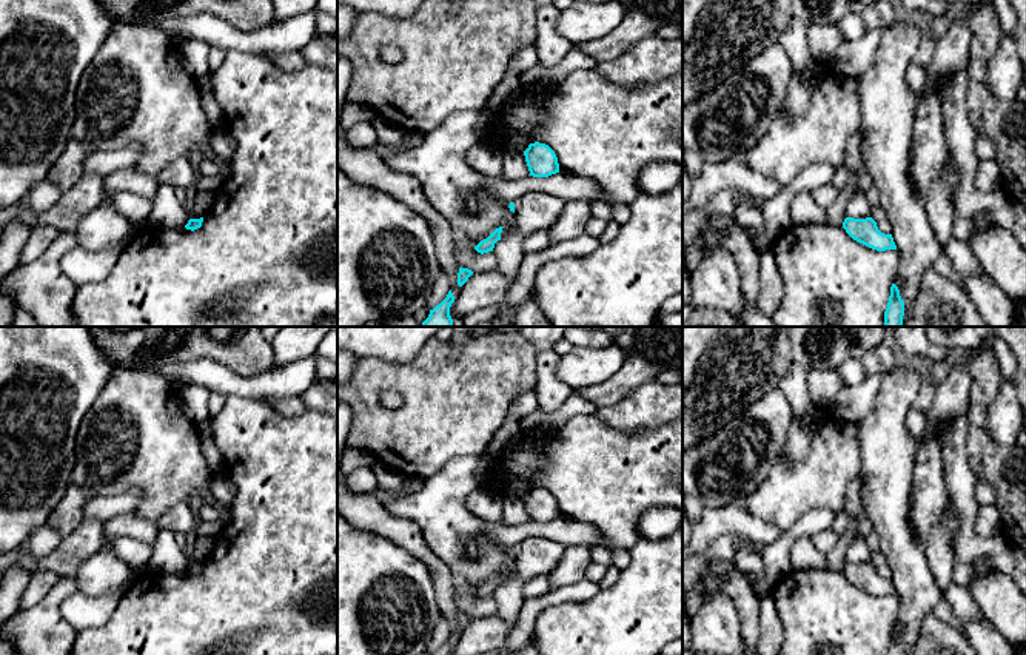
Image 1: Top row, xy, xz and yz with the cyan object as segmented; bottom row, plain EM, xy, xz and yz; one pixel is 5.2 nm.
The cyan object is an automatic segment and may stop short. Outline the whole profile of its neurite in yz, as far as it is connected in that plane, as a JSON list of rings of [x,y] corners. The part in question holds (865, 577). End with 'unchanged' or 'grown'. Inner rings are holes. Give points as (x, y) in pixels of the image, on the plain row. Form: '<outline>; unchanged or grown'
[[[846,563],[843,567],[846,578],[857,587],[877,595],[897,595],[892,579],[884,579],[878,575],[877,567],[872,563],[853,564]]]; unchanged

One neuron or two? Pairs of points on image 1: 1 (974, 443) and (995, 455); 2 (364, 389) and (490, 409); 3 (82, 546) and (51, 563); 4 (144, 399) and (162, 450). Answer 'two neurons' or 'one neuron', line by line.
1: one neuron
2: one neuron
3: one neuron
4: one neuron

